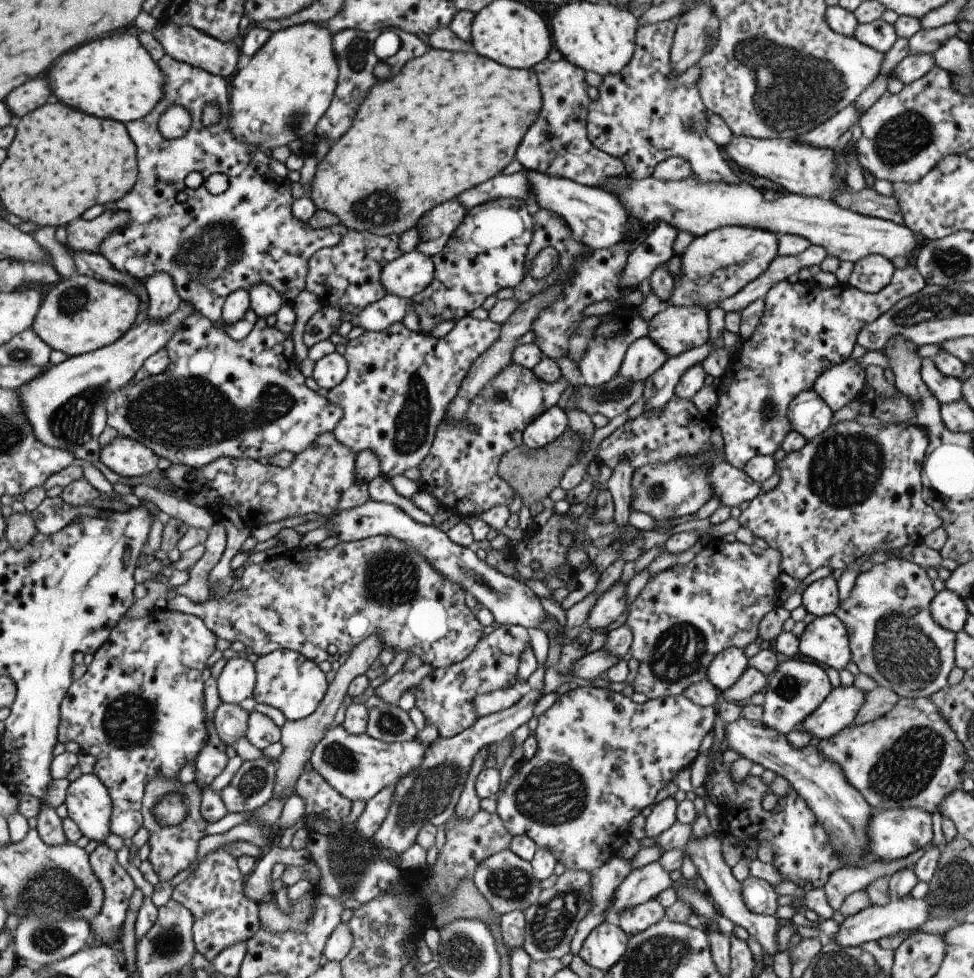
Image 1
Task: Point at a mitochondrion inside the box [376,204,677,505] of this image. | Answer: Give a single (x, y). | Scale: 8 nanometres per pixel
(411, 429)

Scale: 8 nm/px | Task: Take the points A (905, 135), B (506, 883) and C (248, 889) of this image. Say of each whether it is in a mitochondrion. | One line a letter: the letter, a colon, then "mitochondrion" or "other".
A: mitochondrion
B: mitochondrion
C: other

